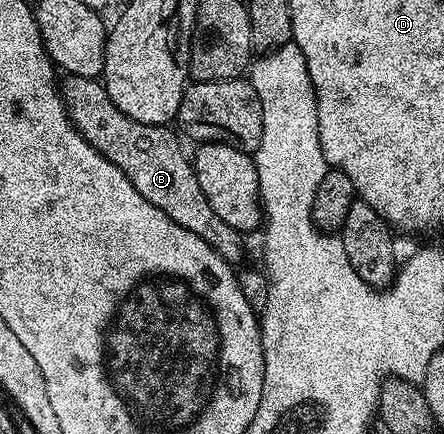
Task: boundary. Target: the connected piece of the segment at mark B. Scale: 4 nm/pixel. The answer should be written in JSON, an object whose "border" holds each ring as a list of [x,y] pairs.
{"border":[[[66,76],[61,79],[60,89],[66,115],[78,130],[78,135],[100,156],[116,164],[116,168],[120,168],[132,188],[136,188],[136,192],[140,192],[140,196],[144,196],[148,204],[160,208],[160,212],[170,218],[182,220],[194,198],[196,202],[194,167],[188,154],[182,151],[181,144],[174,142],[174,134],[170,128],[140,124],[124,116],[124,112],[120,112],[116,104],[112,104],[101,81]]]}

